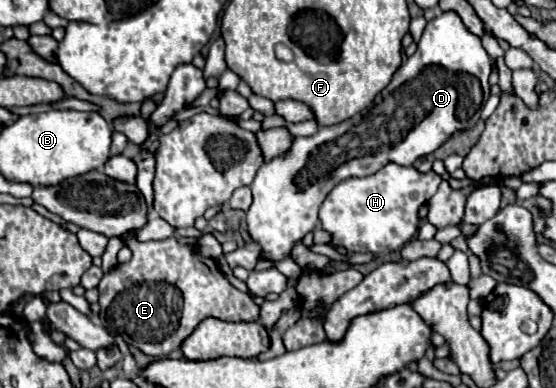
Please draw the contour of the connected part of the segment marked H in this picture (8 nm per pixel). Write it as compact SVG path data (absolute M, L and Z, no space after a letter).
M388 163L384 169L380 169L372 177L352 177L348 181L342 181L328 193L320 207L320 225L332 233L332 245L342 247L346 251L354 253L374 253L374 255L384 255L388 251L398 251L402 249L404 243L412 239L412 235L418 229L418 209L422 203L426 203L438 189L440 177L430 171L426 175L418 173L414 167L402 167L396 163Z

